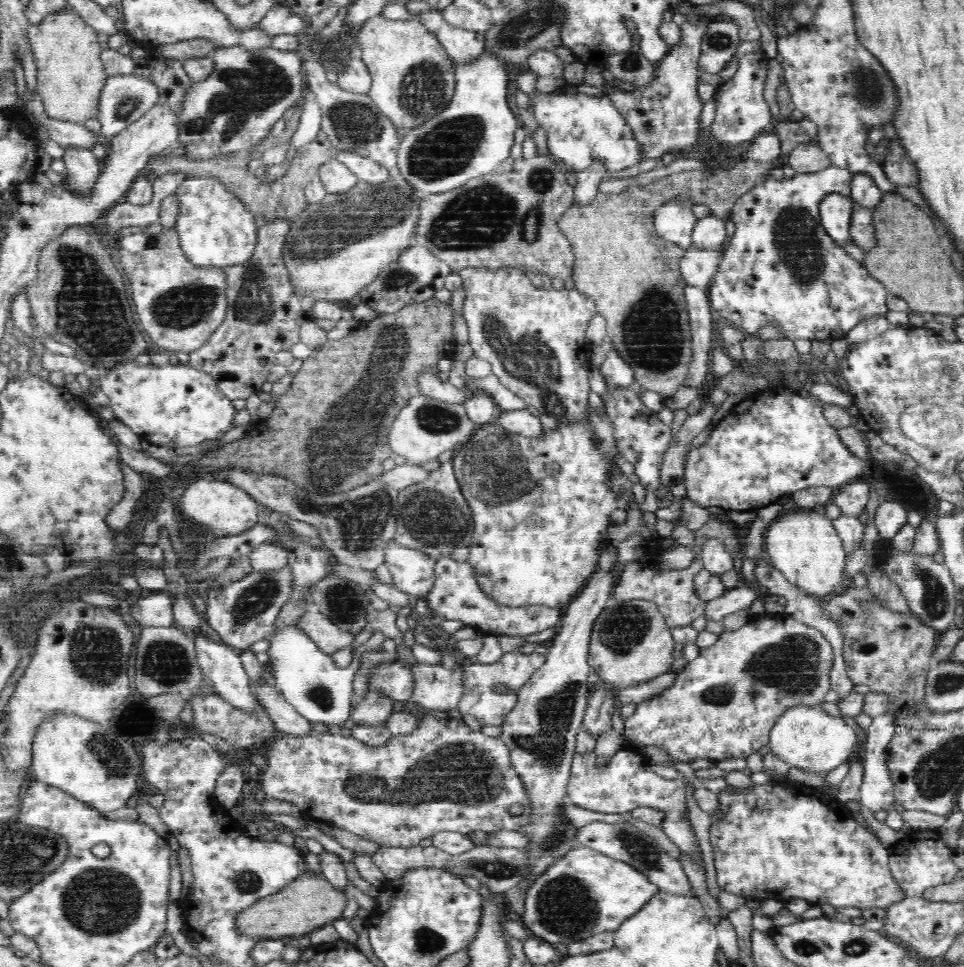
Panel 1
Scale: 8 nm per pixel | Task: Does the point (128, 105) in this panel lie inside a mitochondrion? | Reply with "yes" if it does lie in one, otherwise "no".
yes

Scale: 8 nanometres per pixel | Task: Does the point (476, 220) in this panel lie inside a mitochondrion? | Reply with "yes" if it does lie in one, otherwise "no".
yes

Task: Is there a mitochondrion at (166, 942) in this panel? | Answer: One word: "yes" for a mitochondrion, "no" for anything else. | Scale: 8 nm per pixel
no

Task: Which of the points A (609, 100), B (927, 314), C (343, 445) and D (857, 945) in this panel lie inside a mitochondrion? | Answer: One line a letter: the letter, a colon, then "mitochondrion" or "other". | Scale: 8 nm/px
A: other
B: other
C: mitochondrion
D: mitochondrion

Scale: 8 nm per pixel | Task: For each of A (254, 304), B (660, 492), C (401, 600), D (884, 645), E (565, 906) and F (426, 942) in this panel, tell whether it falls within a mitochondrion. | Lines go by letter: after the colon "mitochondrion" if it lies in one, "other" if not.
A: mitochondrion
B: other
C: other
D: other
E: mitochondrion
F: mitochondrion

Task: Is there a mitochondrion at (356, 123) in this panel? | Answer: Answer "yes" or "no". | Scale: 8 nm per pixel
yes

